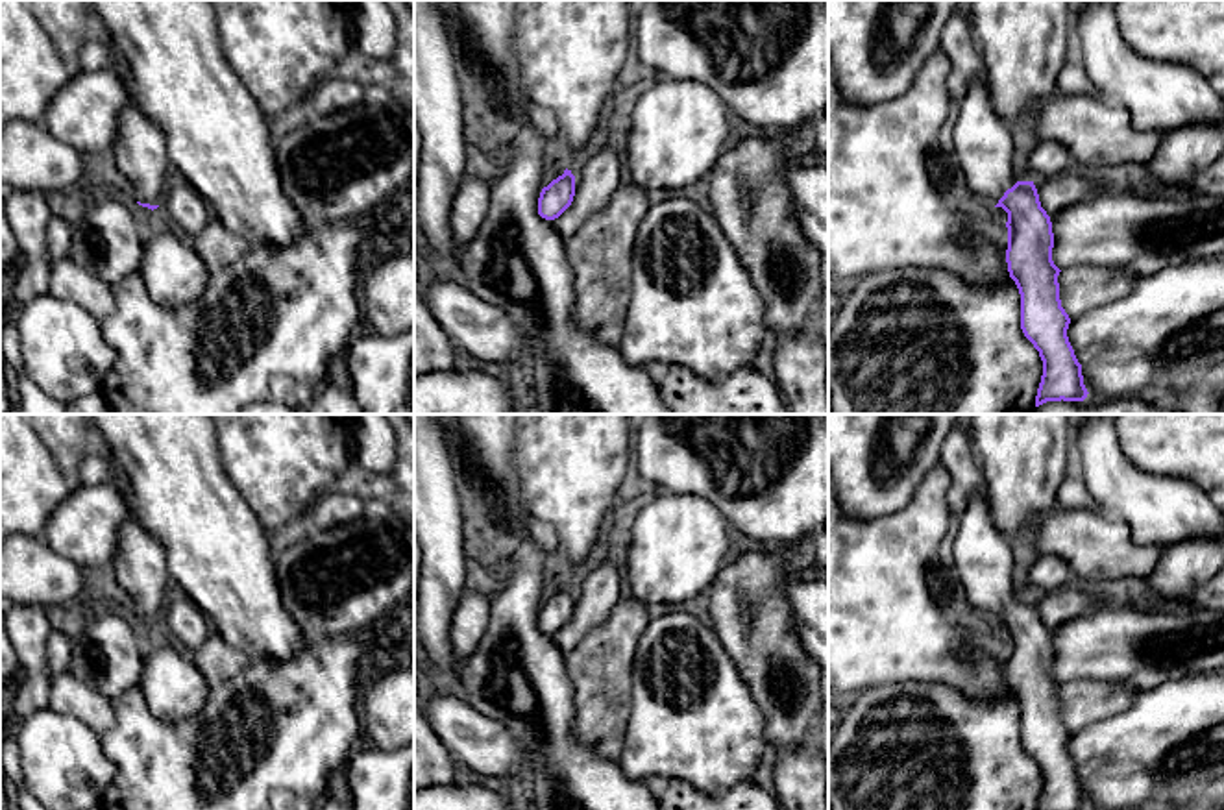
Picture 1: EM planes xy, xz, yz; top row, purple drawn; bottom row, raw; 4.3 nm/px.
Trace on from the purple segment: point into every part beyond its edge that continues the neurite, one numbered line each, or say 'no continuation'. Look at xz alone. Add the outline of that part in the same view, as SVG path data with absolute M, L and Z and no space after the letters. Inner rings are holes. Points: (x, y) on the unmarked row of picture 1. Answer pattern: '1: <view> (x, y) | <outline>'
no continuation

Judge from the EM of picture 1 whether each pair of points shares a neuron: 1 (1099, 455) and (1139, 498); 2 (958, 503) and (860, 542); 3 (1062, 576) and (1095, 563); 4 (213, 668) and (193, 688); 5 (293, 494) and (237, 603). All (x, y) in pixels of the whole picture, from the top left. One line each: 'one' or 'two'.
1: one
2: two
3: two
4: two
5: two

